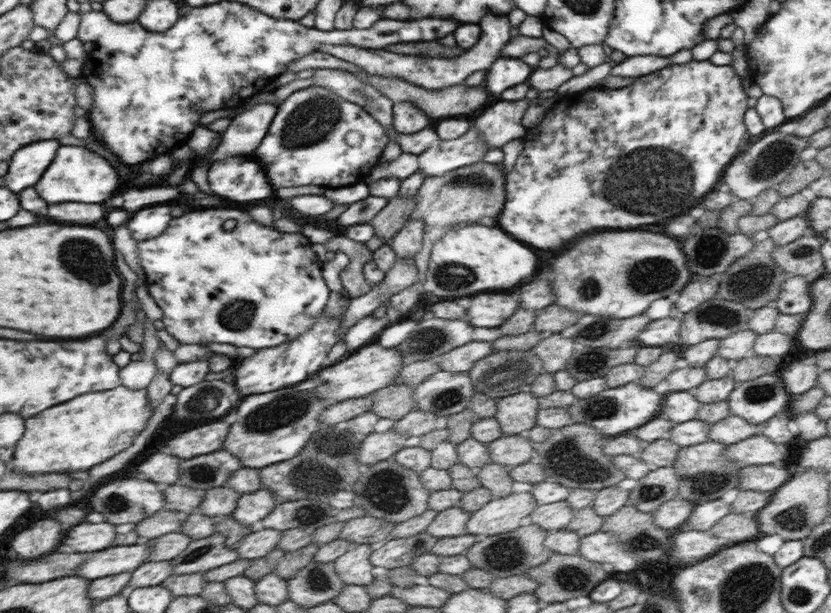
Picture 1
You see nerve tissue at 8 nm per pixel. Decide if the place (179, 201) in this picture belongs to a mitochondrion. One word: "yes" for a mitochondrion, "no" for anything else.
no

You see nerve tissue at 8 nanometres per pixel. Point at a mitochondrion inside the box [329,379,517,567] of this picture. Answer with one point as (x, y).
(387, 491)

